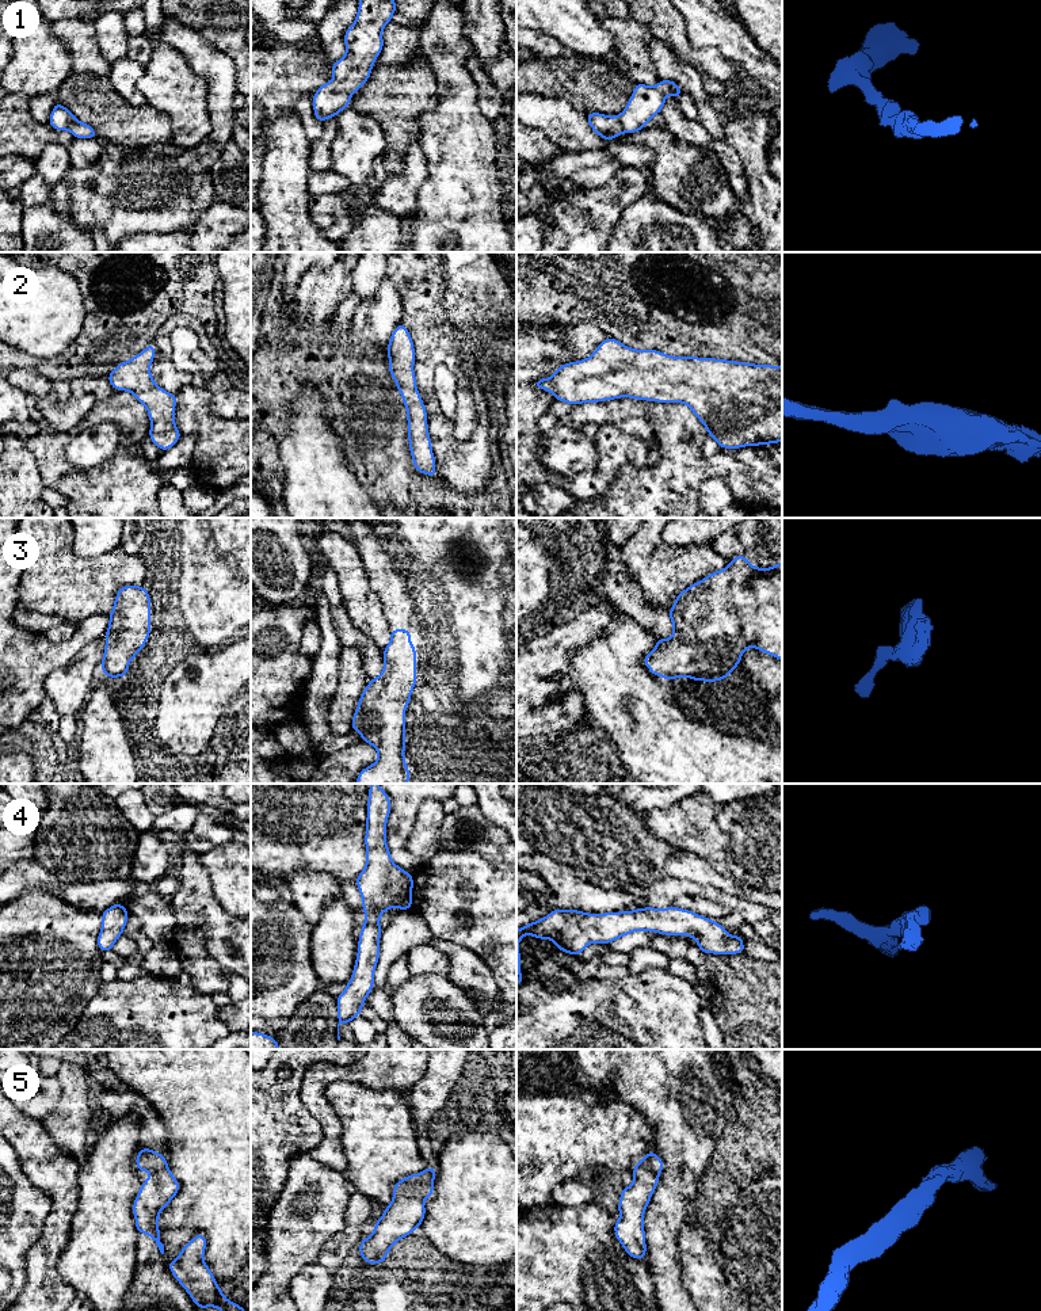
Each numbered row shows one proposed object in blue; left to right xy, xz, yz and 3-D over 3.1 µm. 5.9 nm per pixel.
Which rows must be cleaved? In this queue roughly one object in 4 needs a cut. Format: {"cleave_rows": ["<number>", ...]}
{"cleave_rows": []}

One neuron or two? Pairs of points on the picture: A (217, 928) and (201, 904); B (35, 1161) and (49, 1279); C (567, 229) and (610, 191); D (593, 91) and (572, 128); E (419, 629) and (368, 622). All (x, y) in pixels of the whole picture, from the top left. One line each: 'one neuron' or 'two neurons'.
A: one neuron
B: one neuron
C: one neuron
D: two neurons
E: two neurons

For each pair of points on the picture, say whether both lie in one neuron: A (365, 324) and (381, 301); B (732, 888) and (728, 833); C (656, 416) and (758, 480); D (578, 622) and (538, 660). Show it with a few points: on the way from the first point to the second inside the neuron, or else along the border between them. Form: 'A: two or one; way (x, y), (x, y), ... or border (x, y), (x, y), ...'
A: one; way (370, 319), (381, 307)
B: two; border (704, 860), (720, 873), (761, 890)
C: one; way (682, 442), (705, 465), (732, 465)
D: one; way (575, 635), (550, 656)

